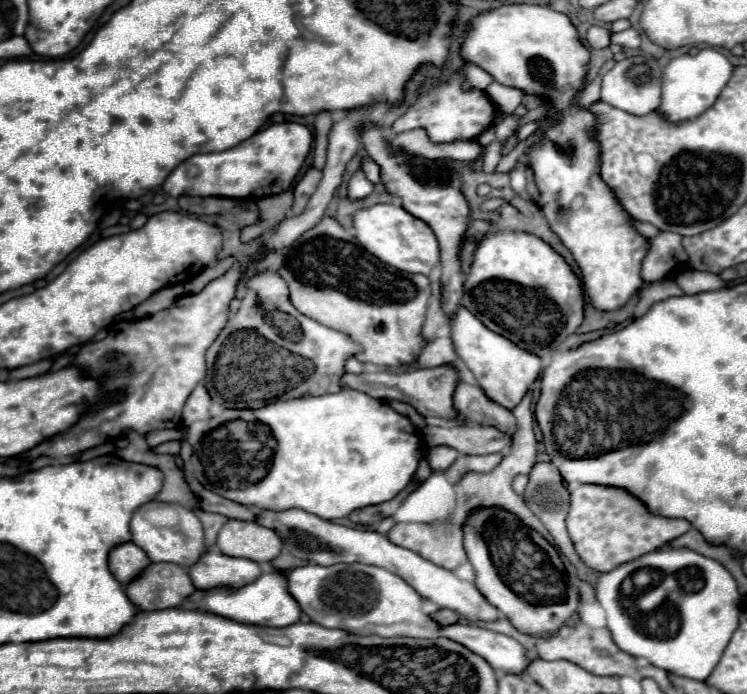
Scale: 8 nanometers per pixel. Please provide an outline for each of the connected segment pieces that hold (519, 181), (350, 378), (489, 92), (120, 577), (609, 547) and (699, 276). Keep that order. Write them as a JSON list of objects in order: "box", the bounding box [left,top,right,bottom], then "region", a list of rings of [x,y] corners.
[{"box":[510,160,526,194],"region":[[[522,160],[516,162],[516,166],[510,170],[510,182],[518,194],[526,190],[526,164]]]},{"box":[342,368,456,420],"region":[[[426,368],[426,370],[412,370],[412,372],[394,372],[394,370],[368,370],[360,376],[344,374],[342,384],[354,390],[360,390],[372,398],[380,400],[400,400],[414,406],[422,416],[436,416],[444,420],[454,420],[456,412],[452,408],[452,390],[456,386],[456,370],[454,368]]]},{"box":[486,82,524,114],"region":[[[492,82],[486,88],[486,96],[490,98],[492,104],[496,104],[496,108],[500,108],[506,114],[512,114],[516,110],[516,106],[520,104],[524,92],[522,90],[512,90],[508,86],[502,86],[498,82]]]},{"box":[110,542,150,586],"region":[[[134,542],[116,546],[110,552],[110,572],[122,586],[128,586],[128,582],[136,580],[148,566],[150,558]]]},{"box":[566,486,690,572],"region":[[[574,486],[570,492],[570,510],[566,516],[568,534],[580,560],[596,570],[608,572],[616,566],[638,558],[640,554],[662,548],[666,542],[690,530],[688,520],[660,518],[646,510],[646,506],[632,494],[620,488],[604,486]]]},{"box":[676,268,730,294],"region":[[[684,268],[676,276],[676,284],[686,294],[698,294],[698,292],[706,292],[706,290],[722,290],[722,288],[730,286],[730,282],[724,282],[718,274],[700,272],[700,270],[694,270],[694,268]]]}]

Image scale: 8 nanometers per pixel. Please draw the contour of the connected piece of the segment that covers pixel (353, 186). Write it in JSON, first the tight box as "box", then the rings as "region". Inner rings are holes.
{"box":[348,170,372,200],"region":[[[358,170],[356,174],[354,174],[354,178],[350,180],[350,184],[348,184],[348,198],[350,200],[362,200],[362,198],[366,198],[368,194],[372,192],[372,184],[364,178],[364,174]]]}

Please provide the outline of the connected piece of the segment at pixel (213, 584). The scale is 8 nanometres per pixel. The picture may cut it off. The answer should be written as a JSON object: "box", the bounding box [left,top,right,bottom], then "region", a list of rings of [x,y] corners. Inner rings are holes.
{"box":[188,552,262,590],"region":[[[206,552],[198,564],[188,568],[190,578],[196,590],[212,590],[212,588],[242,588],[252,584],[262,568],[258,562],[246,558],[230,558],[220,552]]]}

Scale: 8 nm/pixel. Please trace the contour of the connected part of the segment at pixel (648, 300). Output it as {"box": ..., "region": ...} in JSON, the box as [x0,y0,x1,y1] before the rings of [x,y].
{"box":[636,282,684,316],"region":[[[656,282],[650,288],[642,290],[642,298],[636,306],[636,316],[644,314],[654,302],[664,300],[664,298],[672,298],[672,296],[680,296],[680,294],[684,294],[684,292],[674,282]]]}

